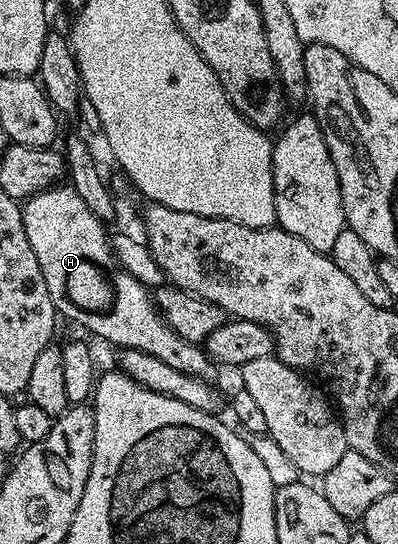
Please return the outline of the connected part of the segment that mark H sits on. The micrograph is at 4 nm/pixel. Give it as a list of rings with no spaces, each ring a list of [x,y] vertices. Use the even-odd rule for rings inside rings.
[[[56,185],[47,191],[39,191],[32,199],[22,204],[25,237],[29,237],[29,245],[33,245],[33,253],[37,253],[37,265],[41,265],[41,277],[45,277],[45,285],[49,289],[49,297],[53,301],[56,312],[75,323],[80,323],[87,331],[92,331],[99,339],[112,343],[115,349],[136,347],[145,353],[153,353],[153,357],[161,357],[165,365],[173,365],[173,369],[181,369],[181,373],[196,375],[199,379],[214,380],[216,364],[200,344],[185,341],[185,337],[177,334],[159,314],[152,292],[140,279],[133,277],[124,267],[117,265],[117,256],[112,240],[107,239],[108,228],[93,213],[89,213],[89,205],[75,192],[70,185]]]

